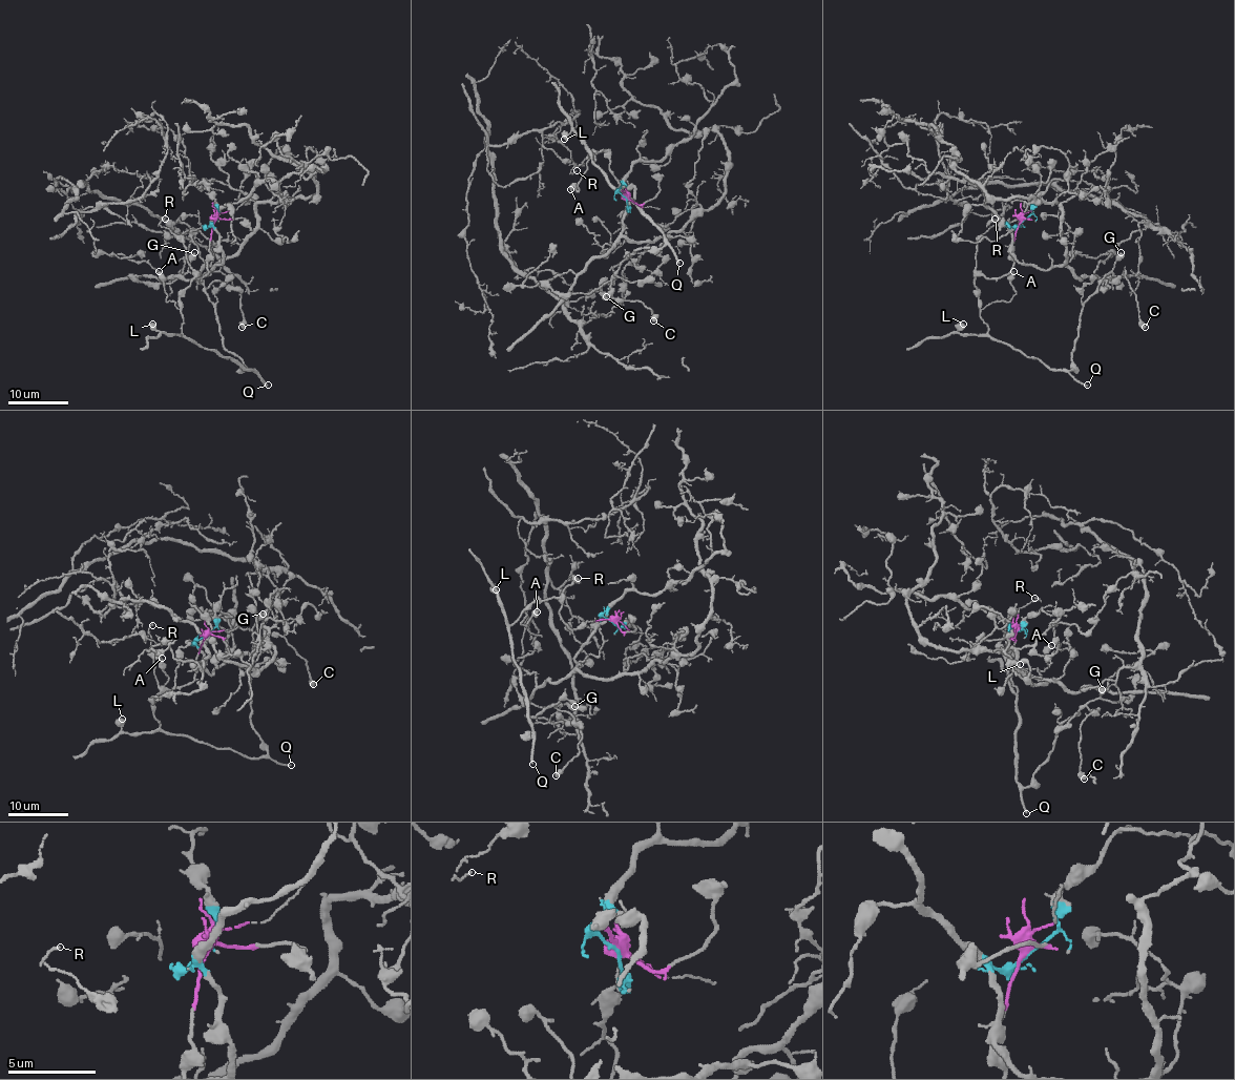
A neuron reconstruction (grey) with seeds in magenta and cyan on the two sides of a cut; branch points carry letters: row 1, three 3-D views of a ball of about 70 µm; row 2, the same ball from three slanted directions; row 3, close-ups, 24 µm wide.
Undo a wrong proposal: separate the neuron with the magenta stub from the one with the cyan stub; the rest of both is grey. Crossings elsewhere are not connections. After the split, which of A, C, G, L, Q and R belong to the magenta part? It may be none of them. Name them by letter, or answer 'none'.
A, C, G, L, Q, R

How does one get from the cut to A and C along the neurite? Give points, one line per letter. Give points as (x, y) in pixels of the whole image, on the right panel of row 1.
A: (1022, 221), (1009, 251), (1012, 267), (999, 277), (976, 277), (981, 309), (1011, 298), (1016, 293), (1012, 272)
C: (1022, 221), (1012, 267), (976, 277), (997, 340), (1072, 368), (1082, 305), (1126, 272), (1145, 328)

